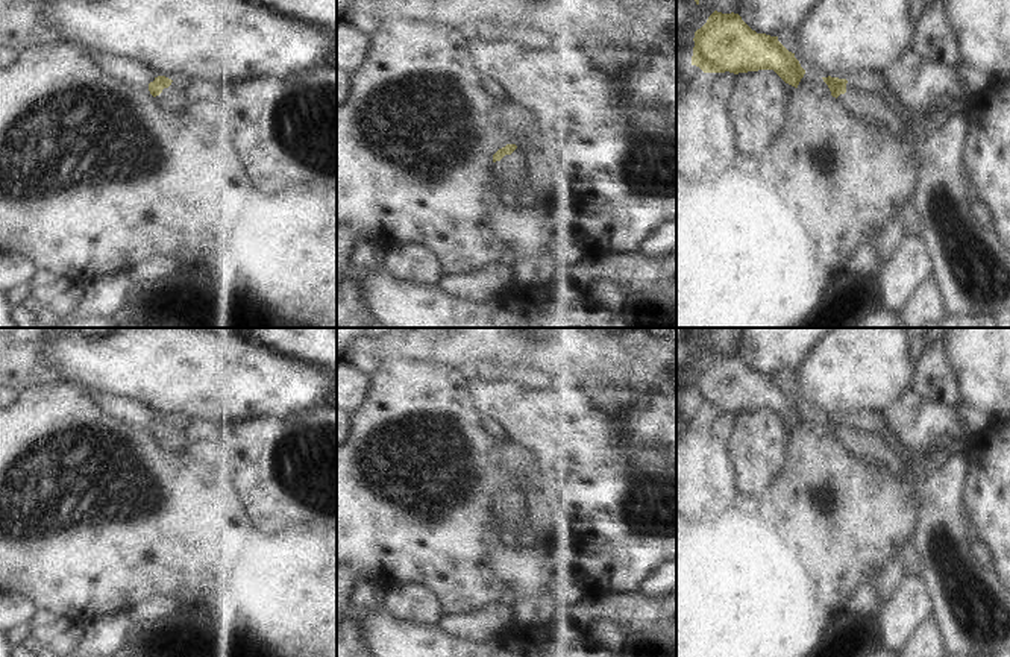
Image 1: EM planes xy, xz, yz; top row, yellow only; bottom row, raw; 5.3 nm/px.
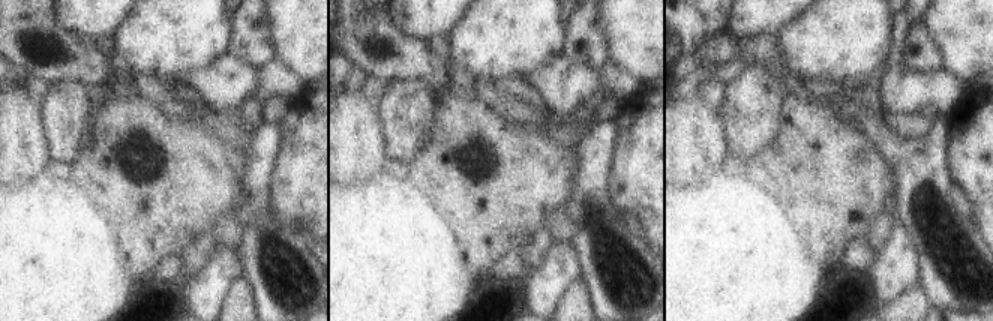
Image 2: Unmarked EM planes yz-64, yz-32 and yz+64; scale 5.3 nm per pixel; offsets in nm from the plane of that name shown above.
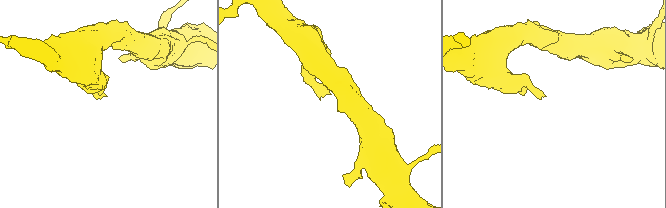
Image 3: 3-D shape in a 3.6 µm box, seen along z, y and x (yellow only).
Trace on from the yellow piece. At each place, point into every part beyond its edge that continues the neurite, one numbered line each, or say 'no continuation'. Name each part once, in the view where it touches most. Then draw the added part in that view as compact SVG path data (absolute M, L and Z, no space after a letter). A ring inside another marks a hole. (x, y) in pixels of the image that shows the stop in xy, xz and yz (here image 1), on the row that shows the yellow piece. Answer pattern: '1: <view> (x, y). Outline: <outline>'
1: xz (519, 175). Outline: M516 149L500 161L493 162L493 173L507 197L531 200L537 197L540 184L540 168L534 156Z

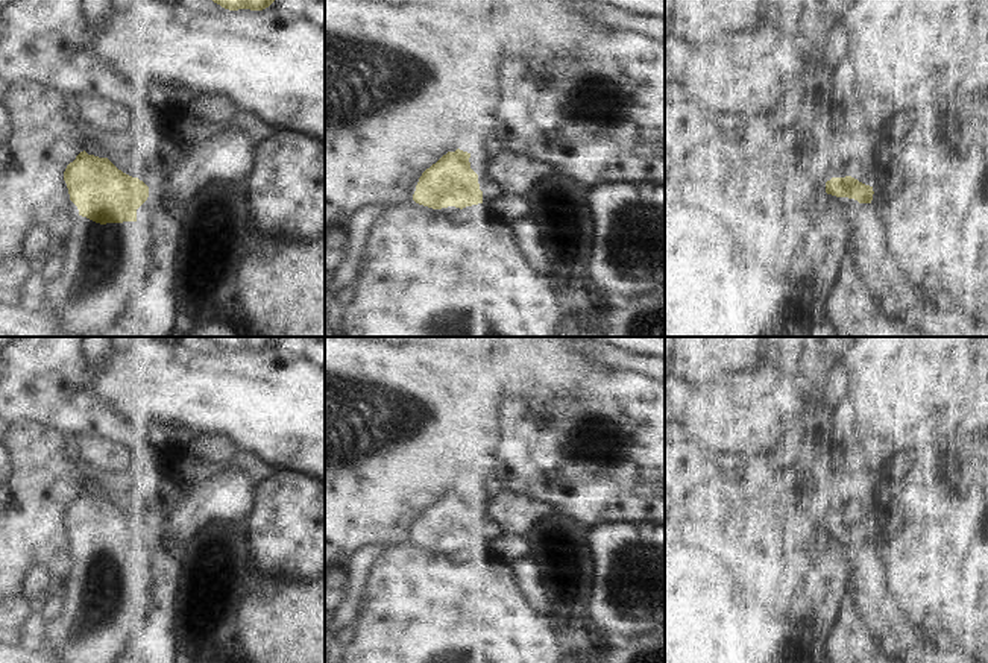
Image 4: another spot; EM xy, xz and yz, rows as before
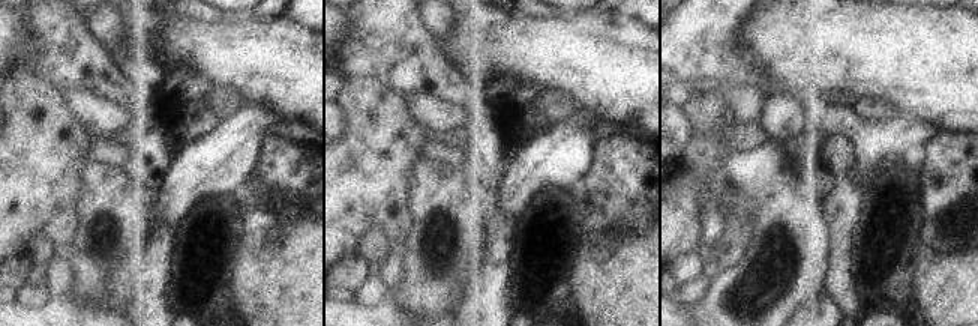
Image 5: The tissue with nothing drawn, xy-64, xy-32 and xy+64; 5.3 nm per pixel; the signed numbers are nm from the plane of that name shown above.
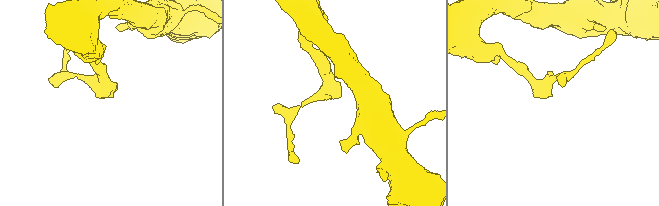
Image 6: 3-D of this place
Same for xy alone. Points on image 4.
1: xy (103, 263). Outline: M79 215L64 240L64 270L44 285L42 306L53 316L56 337L91 337L114 325L134 288L147 285L153 262L153 244L135 222L100 225Z

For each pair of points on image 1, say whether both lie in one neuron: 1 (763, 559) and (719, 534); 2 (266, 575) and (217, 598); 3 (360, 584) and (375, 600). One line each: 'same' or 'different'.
1: same
2: same
3: same

